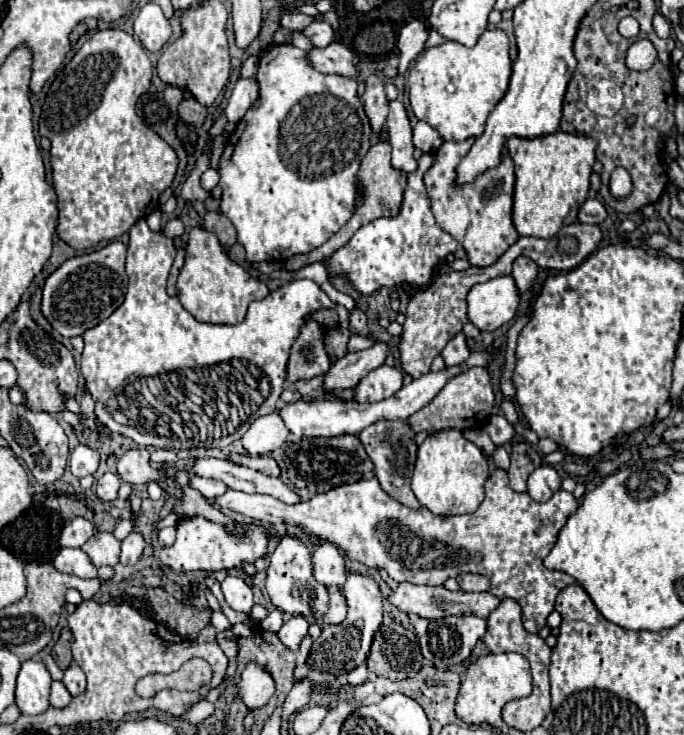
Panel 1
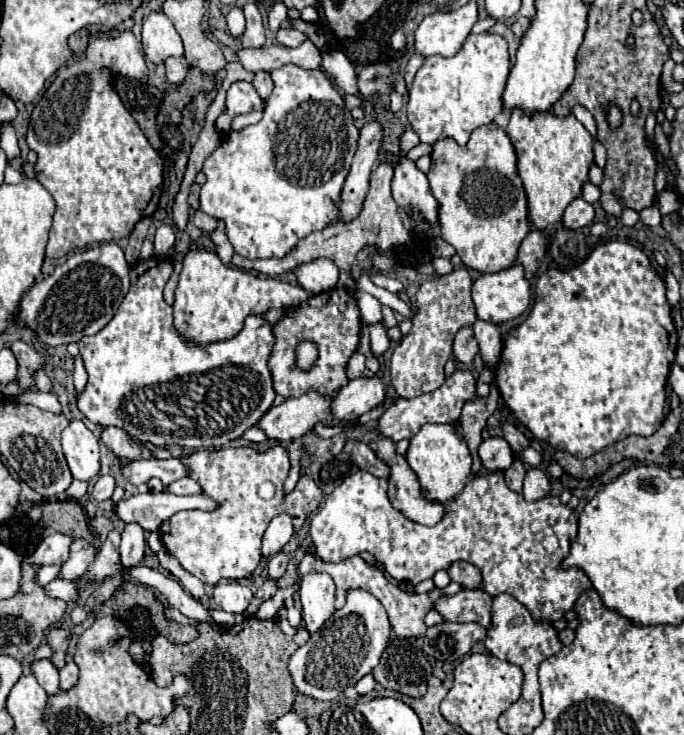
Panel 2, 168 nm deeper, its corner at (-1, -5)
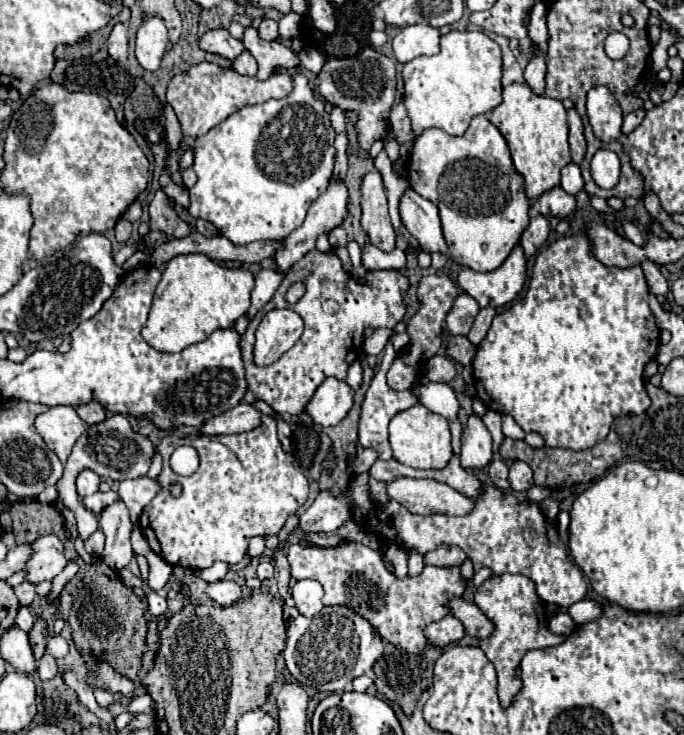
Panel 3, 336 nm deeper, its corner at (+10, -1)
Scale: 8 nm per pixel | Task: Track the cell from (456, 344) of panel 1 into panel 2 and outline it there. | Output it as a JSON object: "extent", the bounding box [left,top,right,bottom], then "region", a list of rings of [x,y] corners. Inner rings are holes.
{"extent":[453,327,479,365],"region":[[[463,327],[457,335],[455,335],[455,343],[453,343],[453,355],[459,363],[471,365],[475,355],[479,353],[477,341],[473,337],[473,329],[471,327]]]}

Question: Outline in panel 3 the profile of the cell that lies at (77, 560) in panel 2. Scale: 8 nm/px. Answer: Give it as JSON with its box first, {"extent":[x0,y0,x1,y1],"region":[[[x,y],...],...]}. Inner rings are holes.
{"extent":[24,535,68,585],"region":[[[42,535],[30,545],[32,545],[32,557],[24,565],[26,581],[34,585],[42,581],[52,581],[68,563],[60,539],[56,535]]]}

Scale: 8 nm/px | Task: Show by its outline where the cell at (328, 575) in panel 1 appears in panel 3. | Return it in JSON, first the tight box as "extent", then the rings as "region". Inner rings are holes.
{"extent":[292,579,324,617],"region":[[[314,579],[296,581],[292,587],[292,597],[296,601],[296,609],[304,617],[314,617],[316,613],[320,613],[320,609],[324,607],[322,595],[324,595],[324,589]]]}

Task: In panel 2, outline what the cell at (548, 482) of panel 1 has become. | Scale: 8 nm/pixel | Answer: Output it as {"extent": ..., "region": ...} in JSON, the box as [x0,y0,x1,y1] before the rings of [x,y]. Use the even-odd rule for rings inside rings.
{"extent":[523,469,551,501],"region":[[[529,469],[523,483],[523,497],[527,501],[539,501],[551,493],[551,477],[543,469]]]}

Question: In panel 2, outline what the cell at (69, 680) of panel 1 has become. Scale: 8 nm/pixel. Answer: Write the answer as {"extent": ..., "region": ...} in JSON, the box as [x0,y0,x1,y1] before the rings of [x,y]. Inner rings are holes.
{"extent":[59,659,79,691],"region":[[[69,659],[67,665],[59,671],[59,675],[61,675],[61,689],[63,691],[69,691],[79,681],[79,667],[75,665],[73,659]]]}

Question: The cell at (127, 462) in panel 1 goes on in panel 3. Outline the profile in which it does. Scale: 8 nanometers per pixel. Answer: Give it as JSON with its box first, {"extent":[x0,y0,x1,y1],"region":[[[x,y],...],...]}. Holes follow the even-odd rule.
{"extent":[76,401,106,425],"region":[[[96,401],[80,405],[80,407],[76,407],[76,411],[78,411],[80,419],[86,421],[88,425],[94,425],[94,423],[100,423],[100,421],[106,419],[106,415],[104,415],[104,407],[100,407],[100,403],[96,403]]]}

